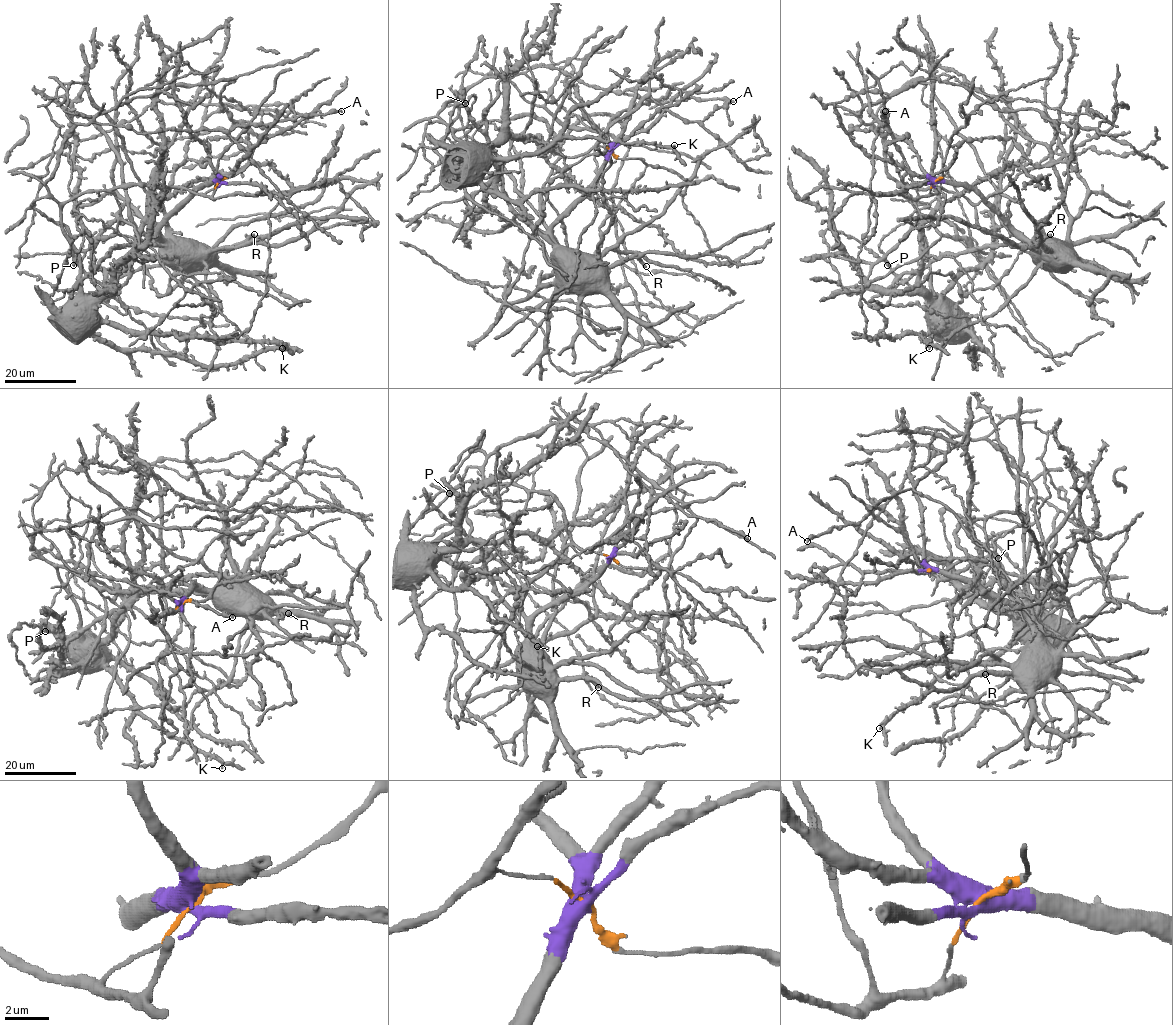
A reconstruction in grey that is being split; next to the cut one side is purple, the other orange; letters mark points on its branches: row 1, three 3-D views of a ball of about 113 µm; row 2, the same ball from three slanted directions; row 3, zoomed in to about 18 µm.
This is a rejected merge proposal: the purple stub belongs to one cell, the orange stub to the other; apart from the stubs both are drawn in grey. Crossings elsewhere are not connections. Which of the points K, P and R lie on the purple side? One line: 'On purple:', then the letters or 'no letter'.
On purple: P, R

